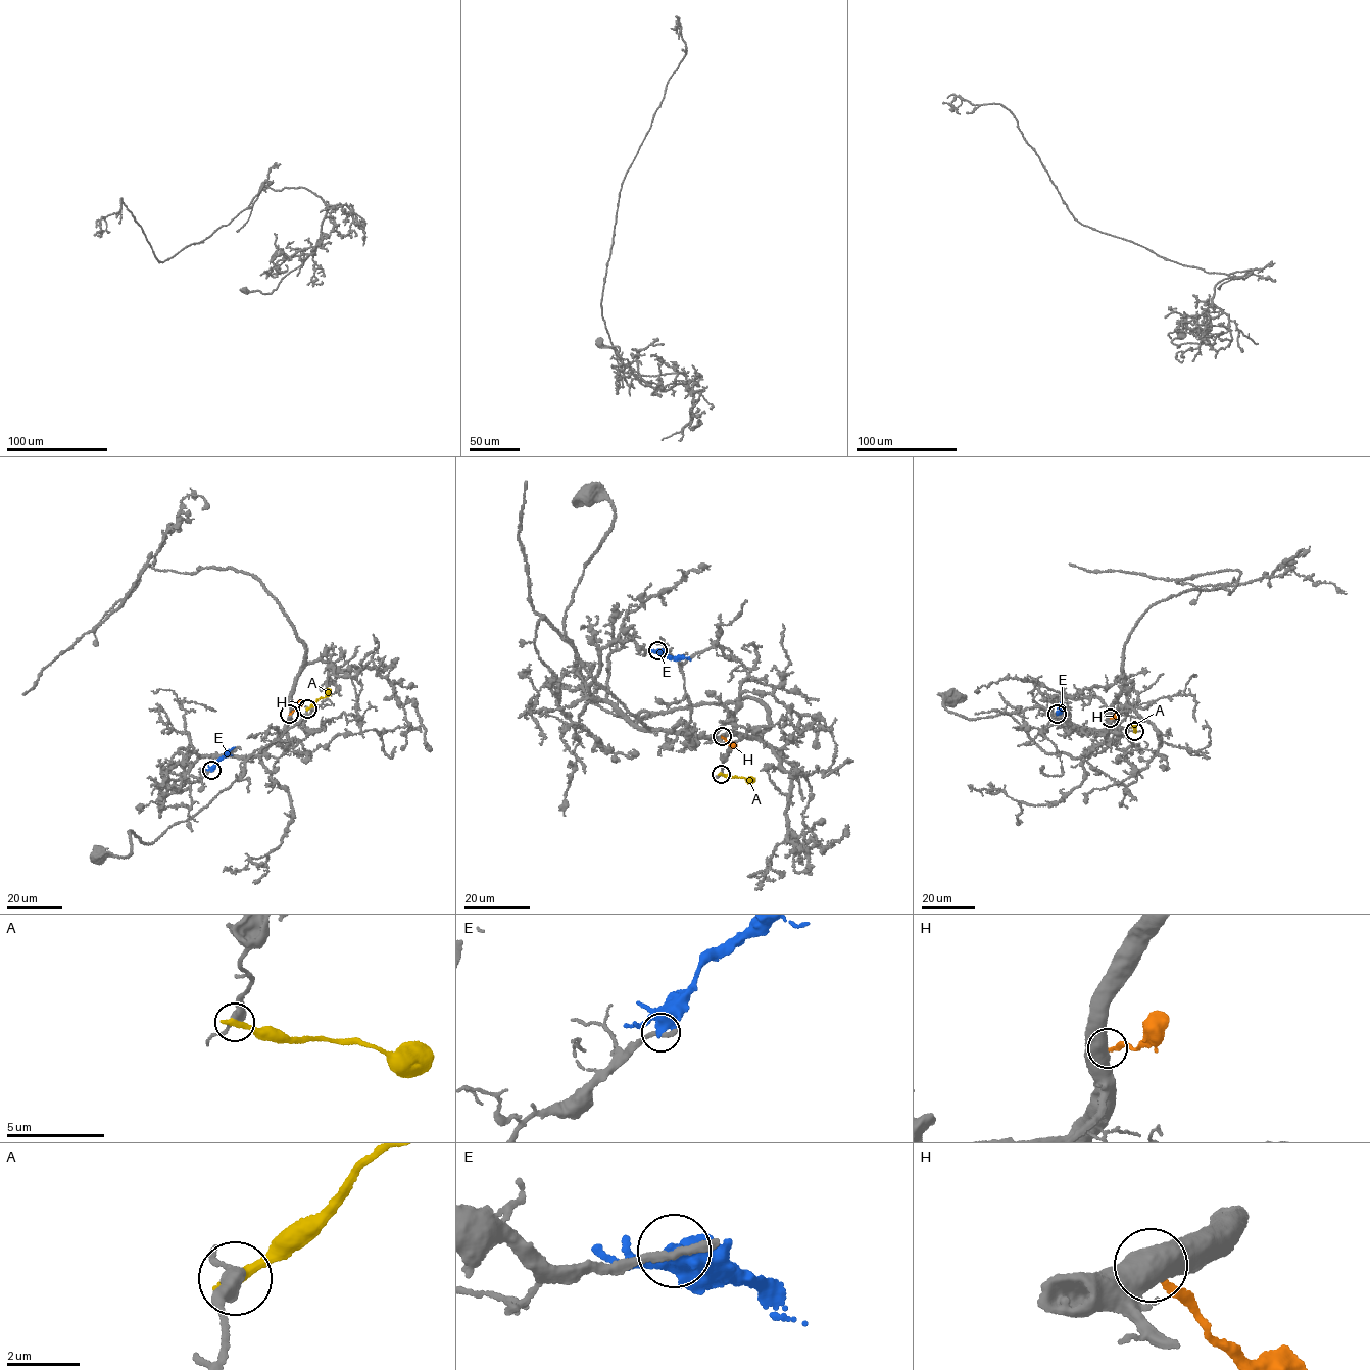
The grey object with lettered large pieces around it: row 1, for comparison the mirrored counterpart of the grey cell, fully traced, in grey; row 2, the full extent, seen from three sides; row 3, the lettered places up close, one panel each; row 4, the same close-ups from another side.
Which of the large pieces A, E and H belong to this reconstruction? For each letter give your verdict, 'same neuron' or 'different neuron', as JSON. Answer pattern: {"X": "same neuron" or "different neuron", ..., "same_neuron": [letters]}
{"A": "different neuron", "E": "different neuron", "H": "different neuron", "same_neuron": []}

